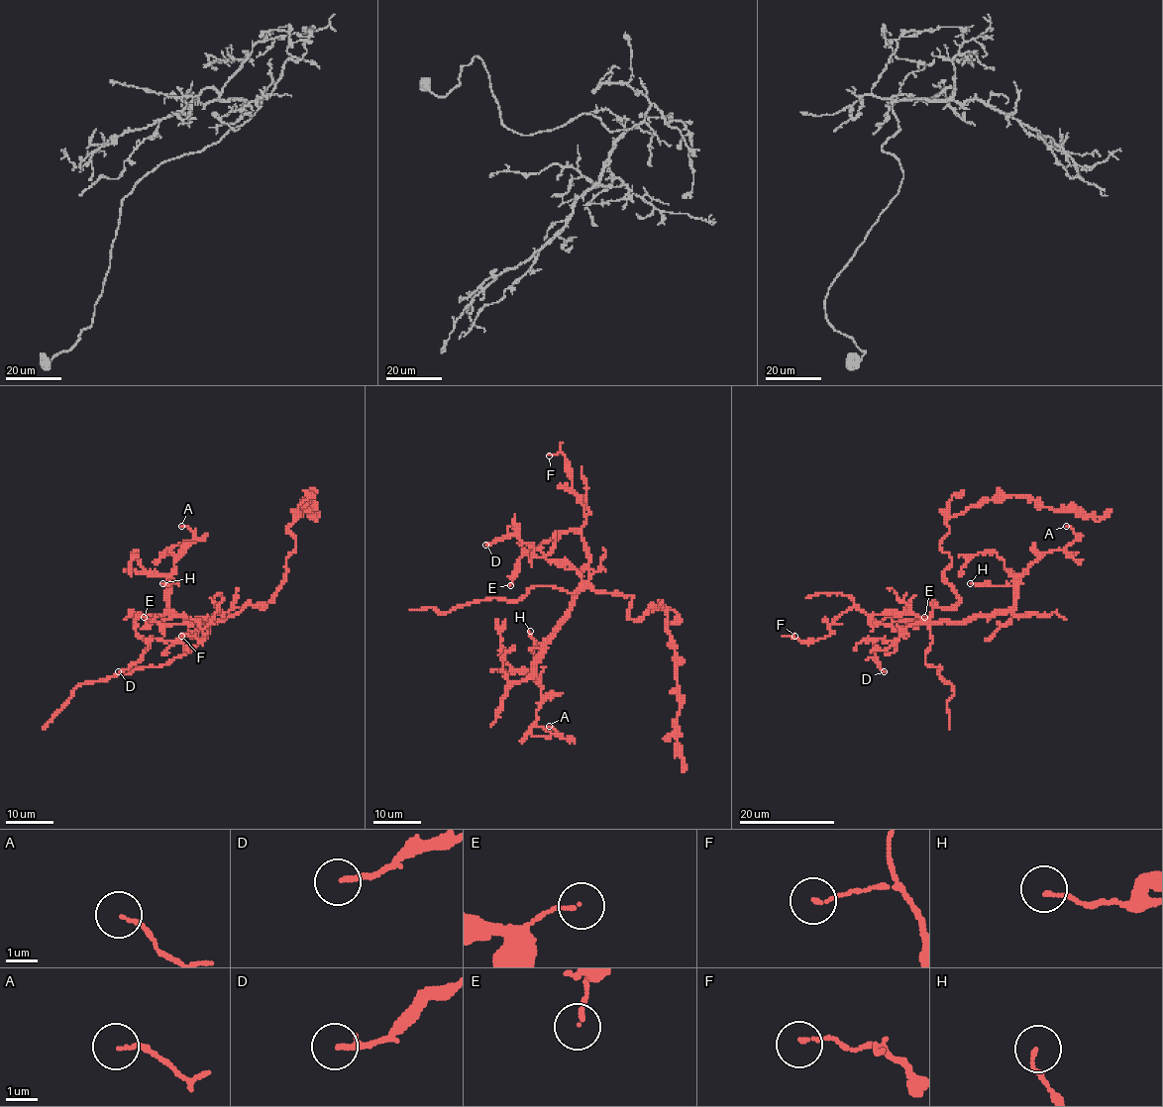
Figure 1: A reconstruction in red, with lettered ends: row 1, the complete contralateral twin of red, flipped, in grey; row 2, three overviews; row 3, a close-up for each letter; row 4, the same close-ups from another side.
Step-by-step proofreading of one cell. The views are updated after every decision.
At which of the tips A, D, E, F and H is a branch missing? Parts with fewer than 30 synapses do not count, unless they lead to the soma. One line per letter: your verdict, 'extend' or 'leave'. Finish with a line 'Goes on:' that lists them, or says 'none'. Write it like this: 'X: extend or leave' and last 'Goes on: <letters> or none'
A: leave
D: leave
E: leave
F: leave
H: leave
Goes on: none

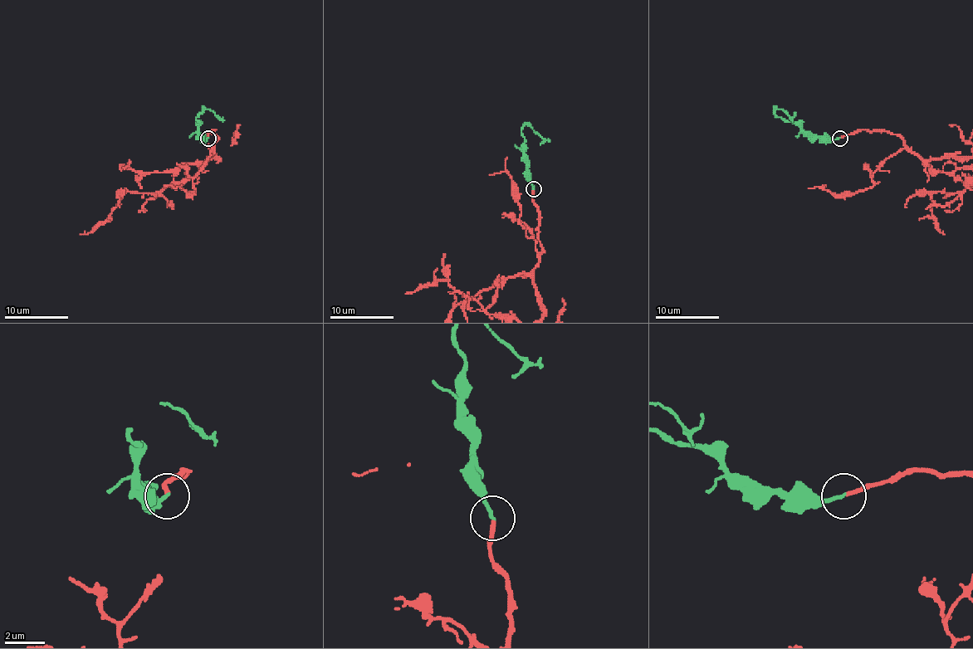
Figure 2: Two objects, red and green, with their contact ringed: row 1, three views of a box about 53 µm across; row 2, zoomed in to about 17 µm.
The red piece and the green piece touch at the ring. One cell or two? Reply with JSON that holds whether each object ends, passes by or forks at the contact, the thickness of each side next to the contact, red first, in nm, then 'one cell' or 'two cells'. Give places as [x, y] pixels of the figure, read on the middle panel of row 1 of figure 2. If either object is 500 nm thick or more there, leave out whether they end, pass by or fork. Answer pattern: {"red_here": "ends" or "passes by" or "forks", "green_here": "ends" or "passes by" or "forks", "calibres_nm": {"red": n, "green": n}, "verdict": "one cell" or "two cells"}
{"red_here": "ends", "green_here": "ends", "calibres_nm": {"red": 200, "green": 170}, "verdict": "one cell"}

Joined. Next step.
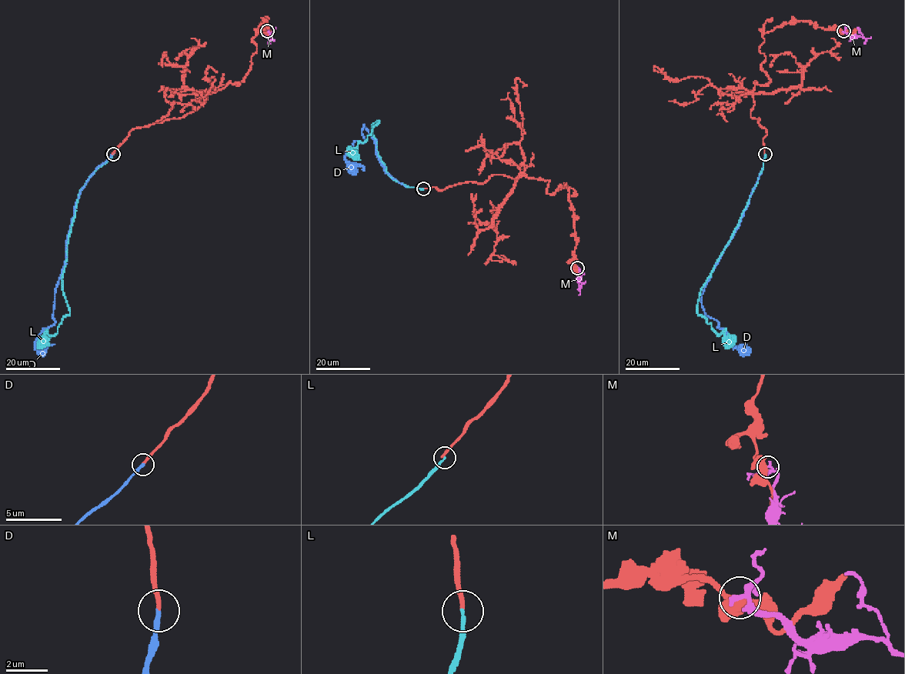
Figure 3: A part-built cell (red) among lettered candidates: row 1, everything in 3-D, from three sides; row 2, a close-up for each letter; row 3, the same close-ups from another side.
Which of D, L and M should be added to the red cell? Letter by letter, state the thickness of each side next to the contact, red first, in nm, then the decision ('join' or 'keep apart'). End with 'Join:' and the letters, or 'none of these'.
D: calibres 200 and 240 nm; join
L: calibres 200 and 170 nm; keep apart
M: calibres 500 and 200 nm; keep apart
Join: D

